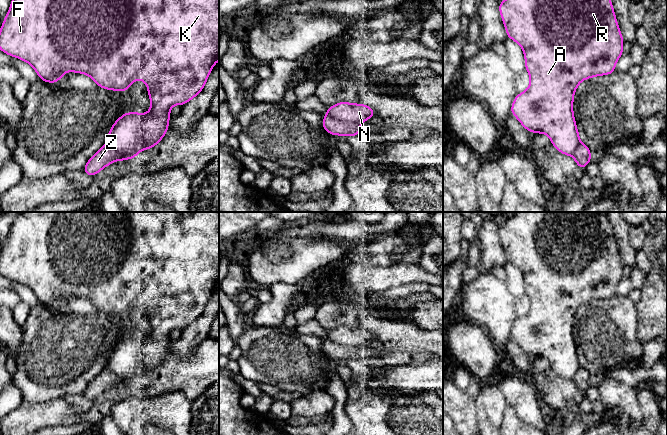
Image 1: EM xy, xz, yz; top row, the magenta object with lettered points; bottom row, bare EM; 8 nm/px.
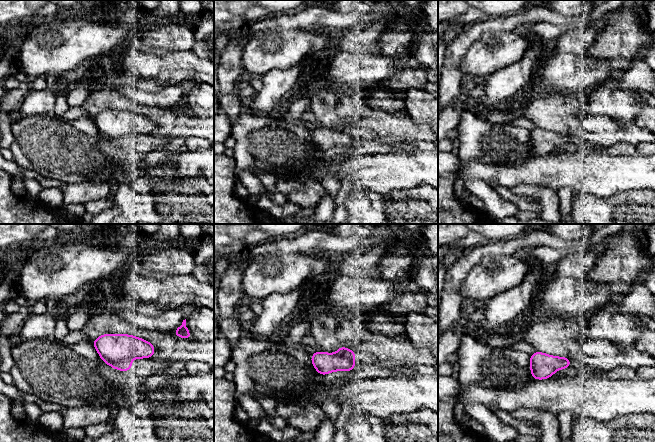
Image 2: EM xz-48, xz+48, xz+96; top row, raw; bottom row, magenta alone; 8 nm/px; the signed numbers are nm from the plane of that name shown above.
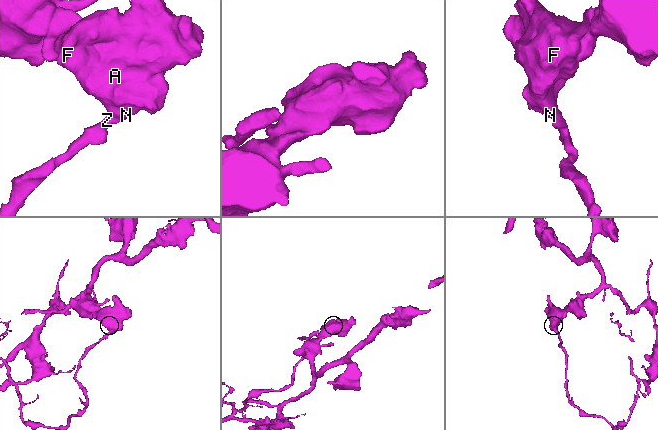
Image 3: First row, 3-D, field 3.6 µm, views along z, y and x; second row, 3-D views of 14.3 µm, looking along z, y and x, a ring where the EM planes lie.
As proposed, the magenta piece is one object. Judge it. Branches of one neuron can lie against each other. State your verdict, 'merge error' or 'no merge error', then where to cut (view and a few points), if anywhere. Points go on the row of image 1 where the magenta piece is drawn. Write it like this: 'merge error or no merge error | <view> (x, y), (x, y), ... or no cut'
merge error | xz (327, 114), (345, 122), (357, 122), (359, 124)

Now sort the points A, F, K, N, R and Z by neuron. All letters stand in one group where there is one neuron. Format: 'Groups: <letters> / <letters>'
Groups: A F K N R / Z

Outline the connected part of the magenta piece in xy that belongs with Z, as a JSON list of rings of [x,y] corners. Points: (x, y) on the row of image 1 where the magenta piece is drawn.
[[[104,145],[88,160],[83,170],[88,176],[93,177],[111,163],[119,160],[125,161],[126,159],[134,160],[134,157],[122,155],[108,145]]]

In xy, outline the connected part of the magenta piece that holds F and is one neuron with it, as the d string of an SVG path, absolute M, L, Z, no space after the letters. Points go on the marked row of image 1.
M12 0L10 4L10 8L8 13L5 16L5 19L3 21L3 24L0 29L0 50L3 51L5 54L10 55L12 57L19 58L28 64L30 64L34 70L36 71L38 77L48 83L57 83L61 77L68 71L72 71L75 73L81 73L81 74L86 74L91 77L91 79L101 88L107 89L107 90L115 90L115 91L120 91L120 92L125 92L129 89L130 85L135 82L136 80L140 79L144 81L147 84L147 91L148 95L151 101L151 108L145 115L141 113L137 113L136 111L133 111L132 113L125 112L119 119L117 119L113 126L111 127L107 141L105 145L108 145L111 147L113 150L117 151L118 153L122 155L129 155L133 156L134 158L136 155L146 149L150 149L157 145L166 132L168 131L169 125L169 119L170 117L170 109L172 106L178 104L183 106L186 104L188 101L193 99L195 96L197 96L204 88L205 83L209 77L209 74L216 64L216 62L219 60L219 0Z

